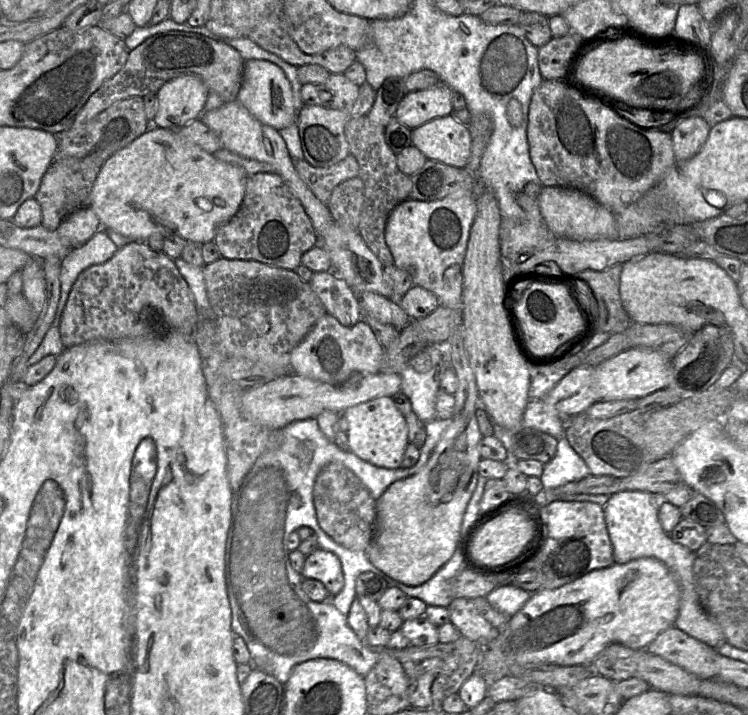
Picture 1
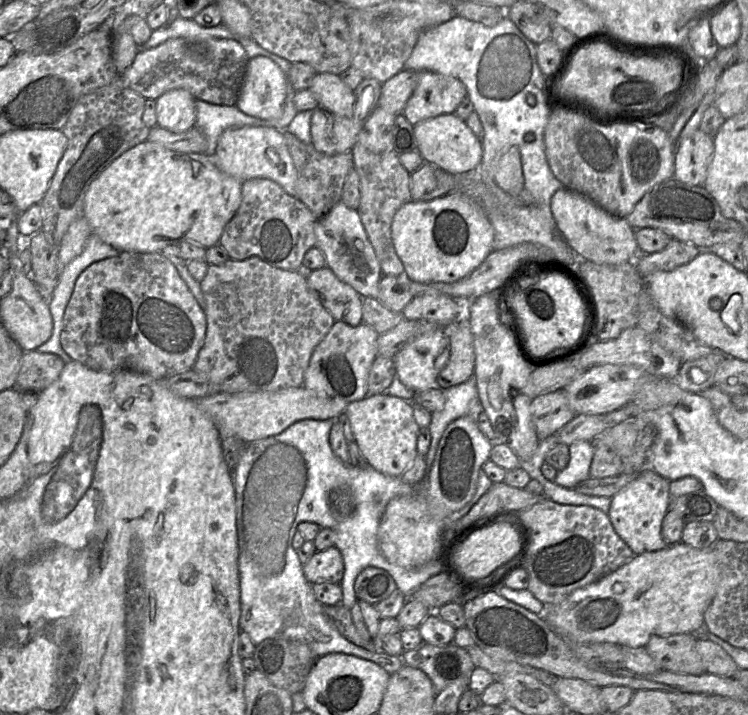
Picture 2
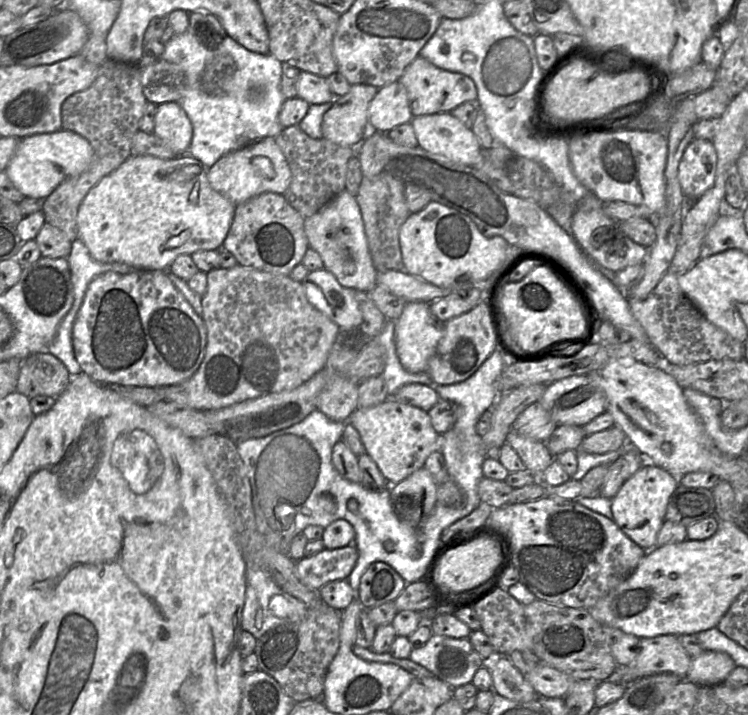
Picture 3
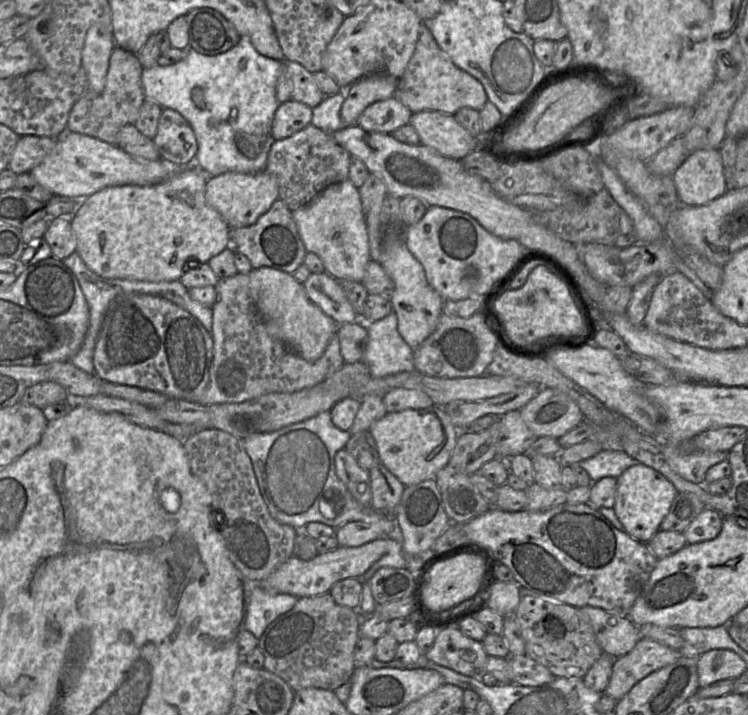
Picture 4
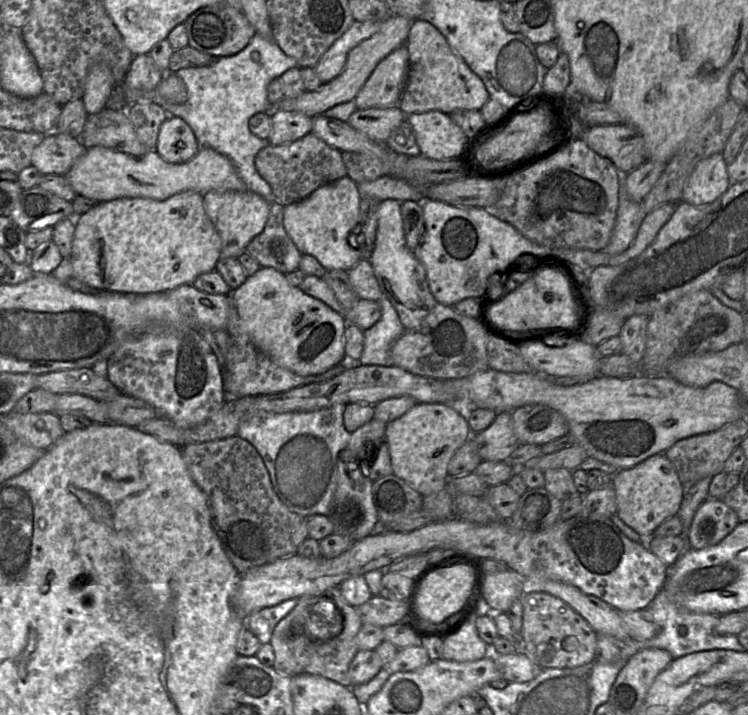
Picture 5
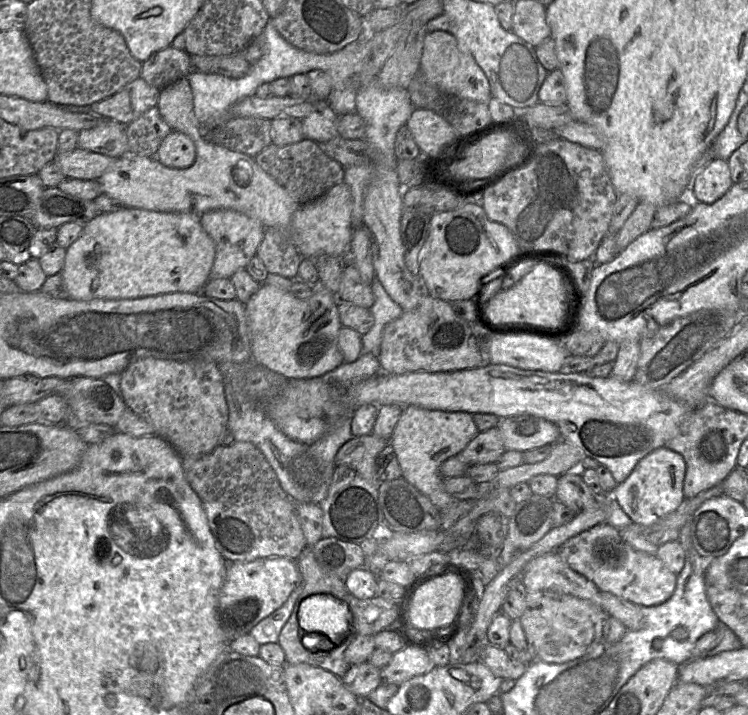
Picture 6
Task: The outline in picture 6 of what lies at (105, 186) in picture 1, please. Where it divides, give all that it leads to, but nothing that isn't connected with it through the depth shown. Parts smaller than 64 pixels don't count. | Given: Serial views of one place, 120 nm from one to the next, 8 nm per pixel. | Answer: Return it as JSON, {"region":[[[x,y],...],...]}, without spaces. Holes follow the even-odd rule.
{"region":[[[124,207],[115,212],[101,213],[83,226],[79,238],[66,251],[60,272],[68,298],[134,299],[172,292],[201,292],[210,279],[215,259],[215,243],[193,212],[158,212]]]}

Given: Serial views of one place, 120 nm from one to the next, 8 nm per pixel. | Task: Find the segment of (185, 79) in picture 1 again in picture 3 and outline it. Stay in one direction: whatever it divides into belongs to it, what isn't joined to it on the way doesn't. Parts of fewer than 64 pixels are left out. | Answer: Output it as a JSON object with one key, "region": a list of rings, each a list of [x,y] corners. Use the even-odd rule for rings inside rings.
{"region":[[[170,101],[157,106],[153,133],[177,155],[188,154],[193,128],[178,102]]]}

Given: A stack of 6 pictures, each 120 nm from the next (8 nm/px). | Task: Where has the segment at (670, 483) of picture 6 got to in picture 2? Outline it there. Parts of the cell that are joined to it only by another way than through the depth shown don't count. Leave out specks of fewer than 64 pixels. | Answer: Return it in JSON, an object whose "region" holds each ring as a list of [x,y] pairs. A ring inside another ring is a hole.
{"region":[[[646,468],[622,490],[611,497],[608,517],[621,539],[635,555],[664,549],[668,546],[662,536],[662,521],[669,510],[670,481],[652,468]]]}

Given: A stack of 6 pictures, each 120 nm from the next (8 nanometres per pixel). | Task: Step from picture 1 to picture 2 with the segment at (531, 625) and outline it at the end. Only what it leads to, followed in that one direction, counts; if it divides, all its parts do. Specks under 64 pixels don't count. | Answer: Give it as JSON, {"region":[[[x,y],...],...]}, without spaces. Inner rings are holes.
{"region":[[[679,542],[664,549],[635,555],[614,572],[573,591],[564,601],[543,605],[539,615],[562,638],[577,643],[608,642],[619,646],[646,647],[652,637],[707,632],[704,613],[719,581],[719,568],[711,548],[696,549]]]}

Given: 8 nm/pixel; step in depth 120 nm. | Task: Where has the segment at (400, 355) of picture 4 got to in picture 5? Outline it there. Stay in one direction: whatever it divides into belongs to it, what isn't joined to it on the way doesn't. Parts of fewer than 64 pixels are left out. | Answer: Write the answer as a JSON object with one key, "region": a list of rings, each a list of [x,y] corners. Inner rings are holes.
{"region":[[[385,294],[378,302],[382,311],[381,318],[363,331],[364,346],[358,363],[389,367],[393,366],[392,346],[406,330]]]}

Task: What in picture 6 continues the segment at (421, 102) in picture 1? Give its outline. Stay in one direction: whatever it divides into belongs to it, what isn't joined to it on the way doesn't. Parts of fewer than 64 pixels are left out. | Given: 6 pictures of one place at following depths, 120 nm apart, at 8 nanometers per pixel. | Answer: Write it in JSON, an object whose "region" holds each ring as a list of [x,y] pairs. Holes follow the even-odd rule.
{"region":[[[448,31],[427,32],[424,38],[420,71],[426,78],[446,92],[459,97],[488,103],[492,97],[489,80],[475,58],[462,50],[454,35]]]}

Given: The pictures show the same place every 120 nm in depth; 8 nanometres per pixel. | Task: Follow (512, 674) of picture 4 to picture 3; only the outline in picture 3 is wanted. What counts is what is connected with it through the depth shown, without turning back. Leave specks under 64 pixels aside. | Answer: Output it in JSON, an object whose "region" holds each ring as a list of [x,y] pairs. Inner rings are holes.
{"region":[[[540,662],[524,676],[537,694],[546,698],[564,698],[575,683],[567,674]]]}

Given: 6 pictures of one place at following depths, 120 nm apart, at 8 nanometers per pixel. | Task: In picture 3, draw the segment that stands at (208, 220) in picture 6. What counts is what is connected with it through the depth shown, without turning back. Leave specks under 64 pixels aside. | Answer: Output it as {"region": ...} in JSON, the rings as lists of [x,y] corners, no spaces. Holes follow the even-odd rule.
{"region":[[[266,137],[253,145],[223,155],[208,168],[207,178],[215,191],[238,205],[265,192],[283,194],[291,182],[291,171],[275,137]]]}

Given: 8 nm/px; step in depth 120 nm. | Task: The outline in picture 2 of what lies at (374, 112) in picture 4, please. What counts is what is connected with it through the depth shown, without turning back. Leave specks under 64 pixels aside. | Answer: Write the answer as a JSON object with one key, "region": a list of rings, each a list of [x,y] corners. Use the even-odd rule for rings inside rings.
{"region":[[[402,70],[382,84],[378,106],[397,116],[418,85],[418,72]]]}

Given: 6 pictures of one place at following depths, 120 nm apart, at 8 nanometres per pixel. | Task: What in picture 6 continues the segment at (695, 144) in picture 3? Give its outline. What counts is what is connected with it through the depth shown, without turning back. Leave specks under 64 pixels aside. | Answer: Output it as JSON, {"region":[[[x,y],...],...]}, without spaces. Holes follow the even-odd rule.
{"region":[[[714,158],[691,178],[691,193],[697,201],[712,204],[724,196],[732,187],[727,160]]]}

